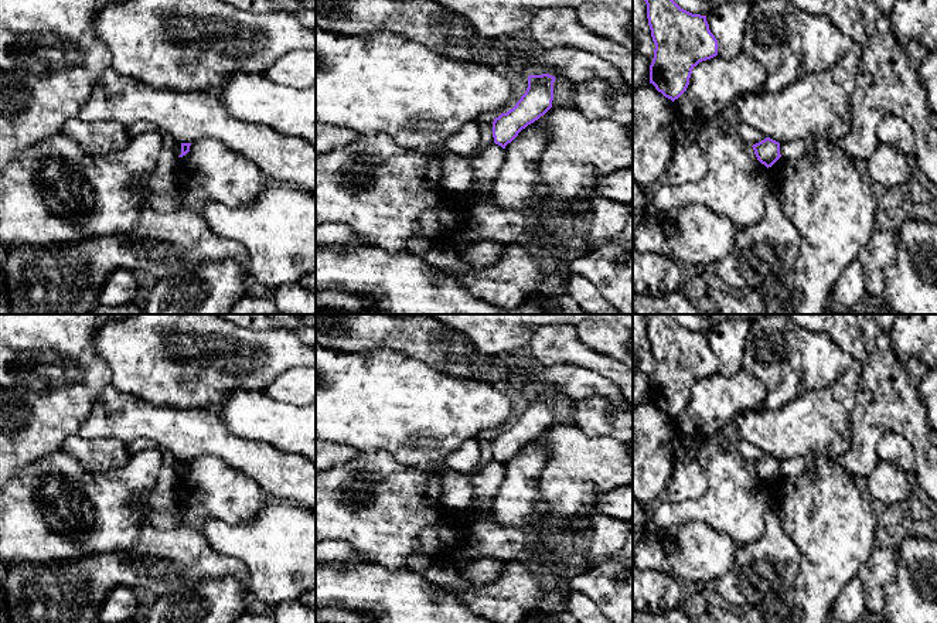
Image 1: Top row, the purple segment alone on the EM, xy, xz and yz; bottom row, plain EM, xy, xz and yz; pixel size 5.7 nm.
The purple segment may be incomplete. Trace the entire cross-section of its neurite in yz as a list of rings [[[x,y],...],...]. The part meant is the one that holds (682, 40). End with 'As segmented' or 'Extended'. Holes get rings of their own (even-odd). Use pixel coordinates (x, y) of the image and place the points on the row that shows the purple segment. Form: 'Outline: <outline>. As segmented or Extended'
Outline: [[[644,0],[655,44],[650,84],[672,102],[688,88],[692,69],[718,55],[718,40],[706,16],[692,14],[674,0]]]. As segmented

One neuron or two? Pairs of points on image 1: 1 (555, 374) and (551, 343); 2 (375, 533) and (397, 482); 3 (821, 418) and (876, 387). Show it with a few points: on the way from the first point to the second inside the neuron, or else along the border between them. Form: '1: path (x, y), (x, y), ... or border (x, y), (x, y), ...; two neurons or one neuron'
1: border (538, 363), (572, 364), (586, 368); two neurons
2: path (381, 520), (381, 509), (395, 494); one neuron
3: border (864, 366), (849, 431); two neurons

